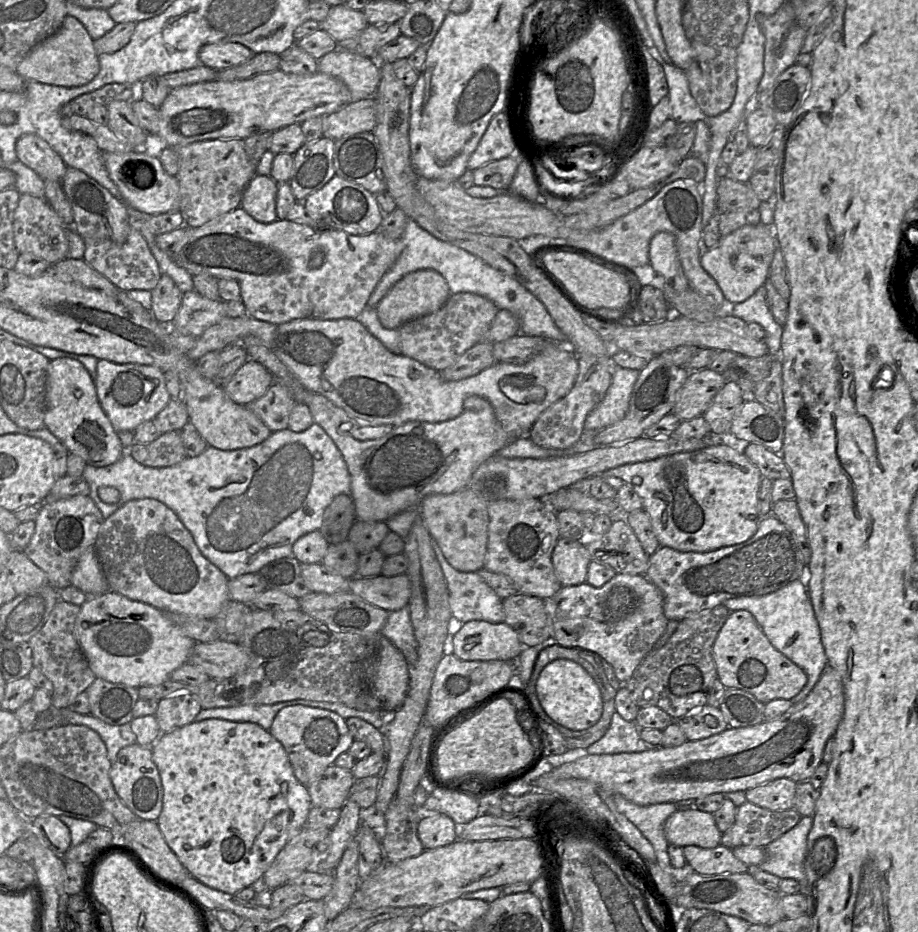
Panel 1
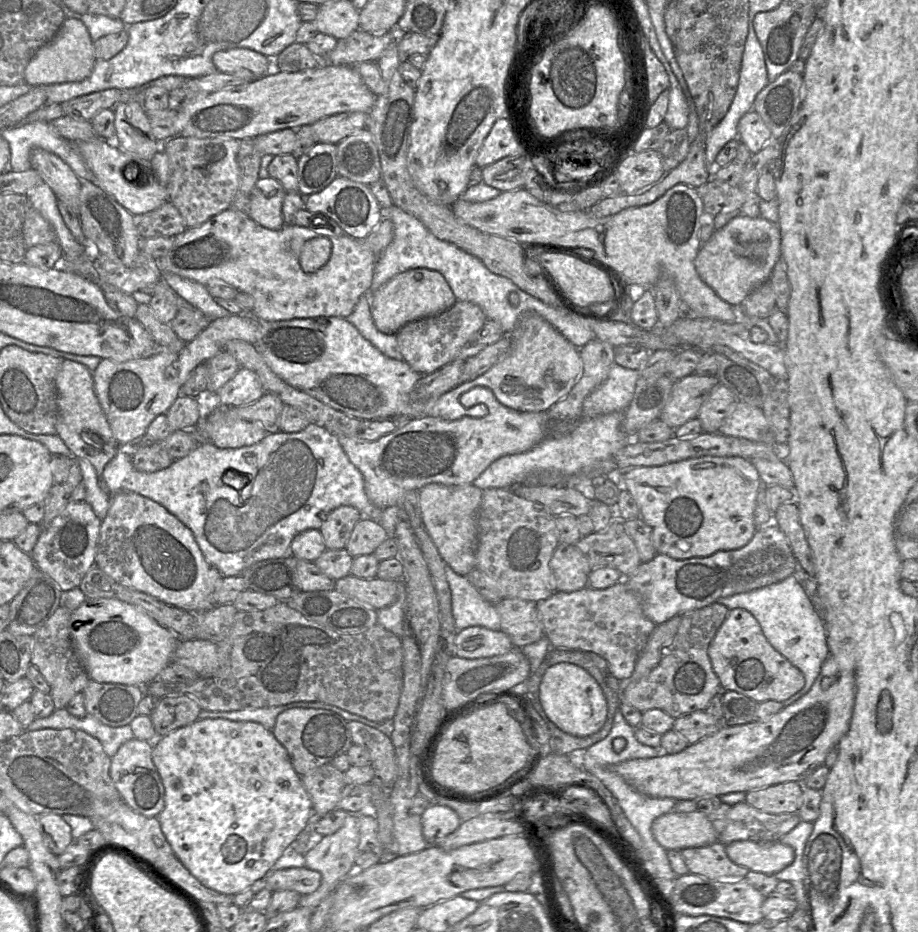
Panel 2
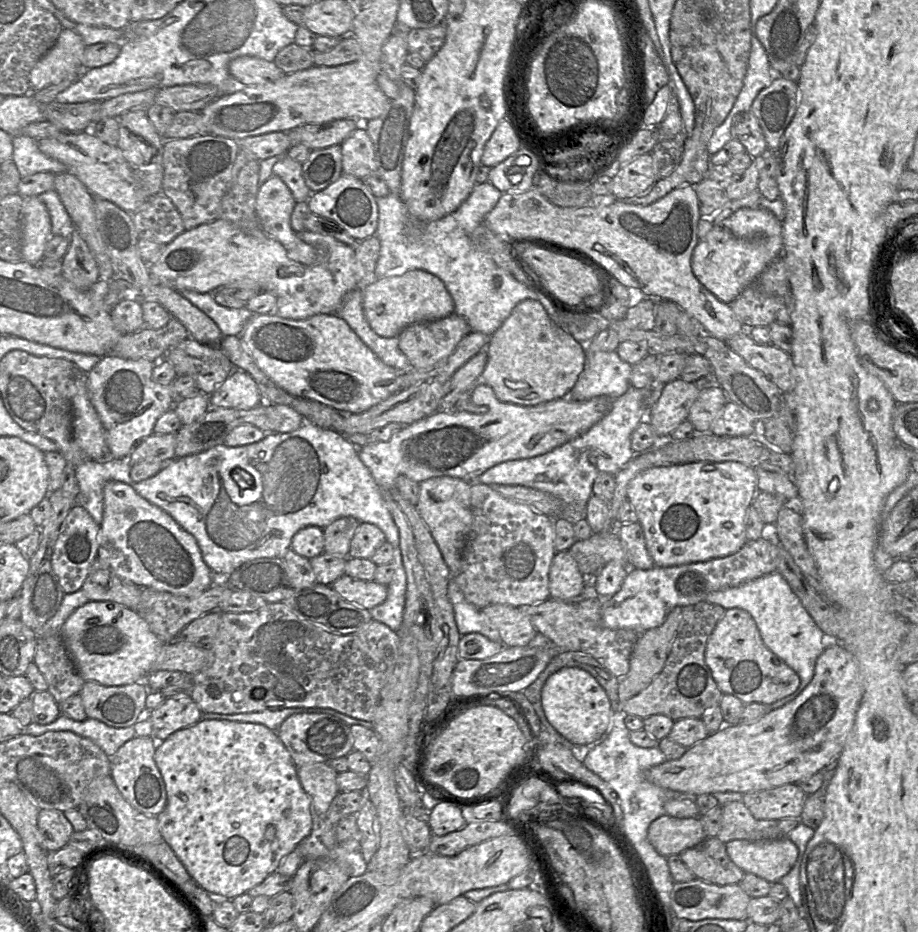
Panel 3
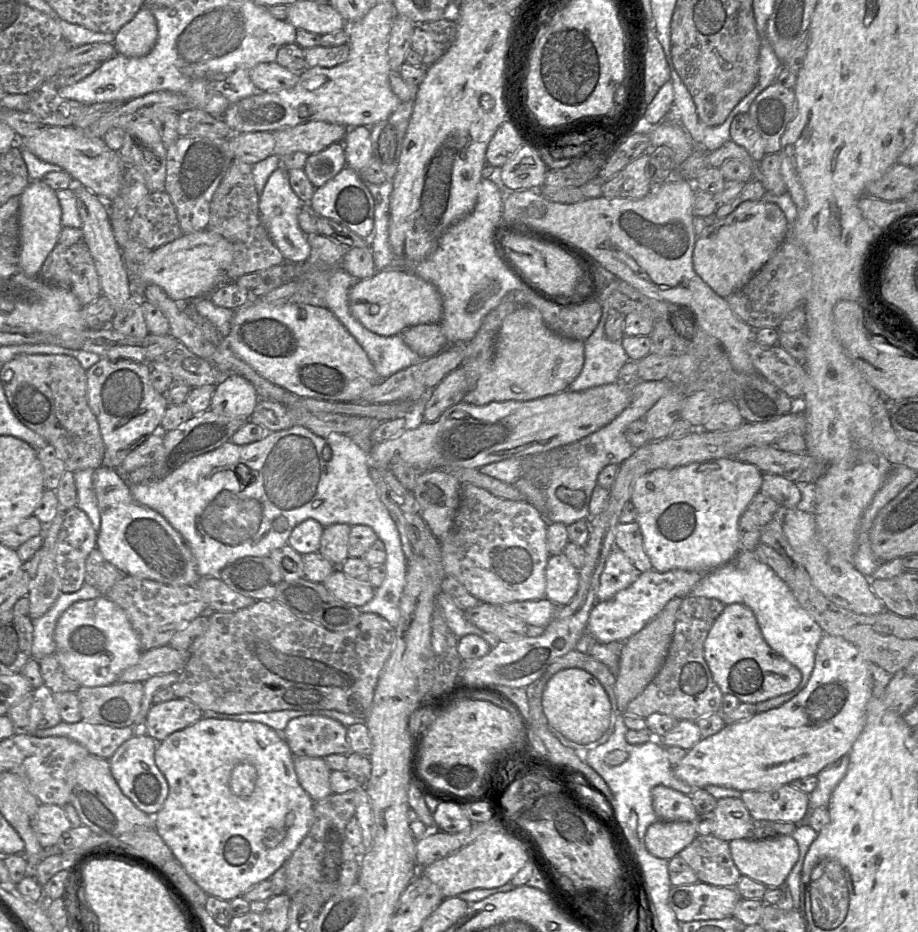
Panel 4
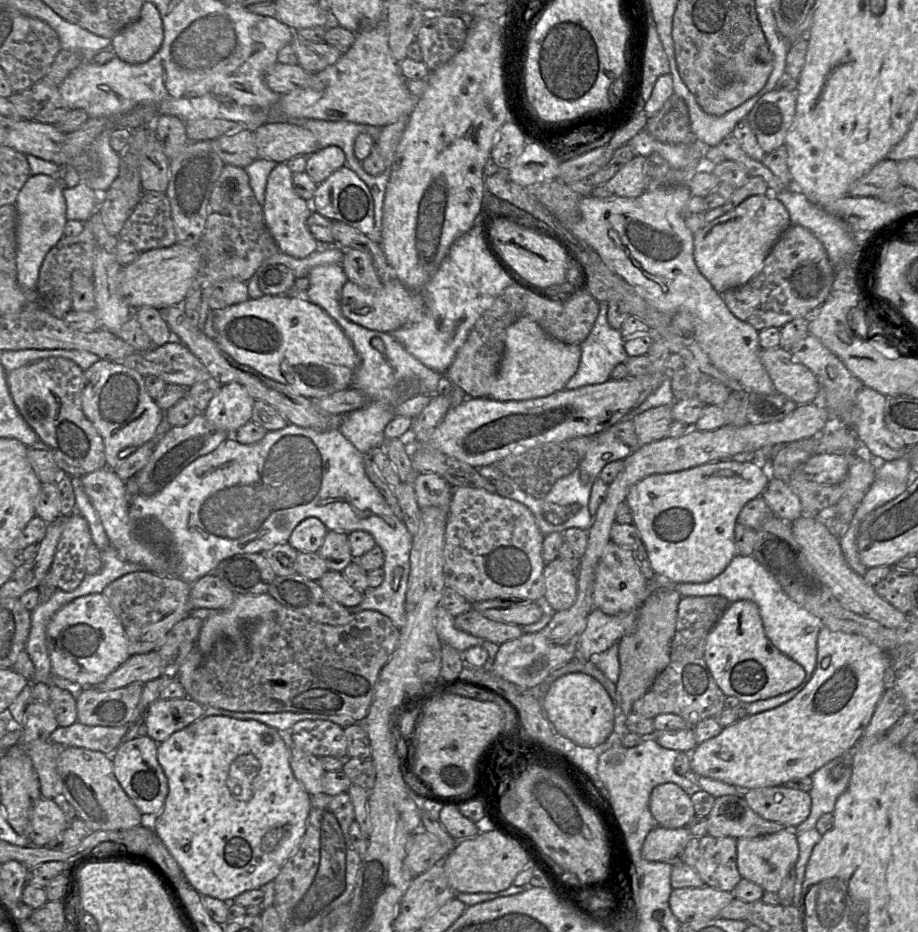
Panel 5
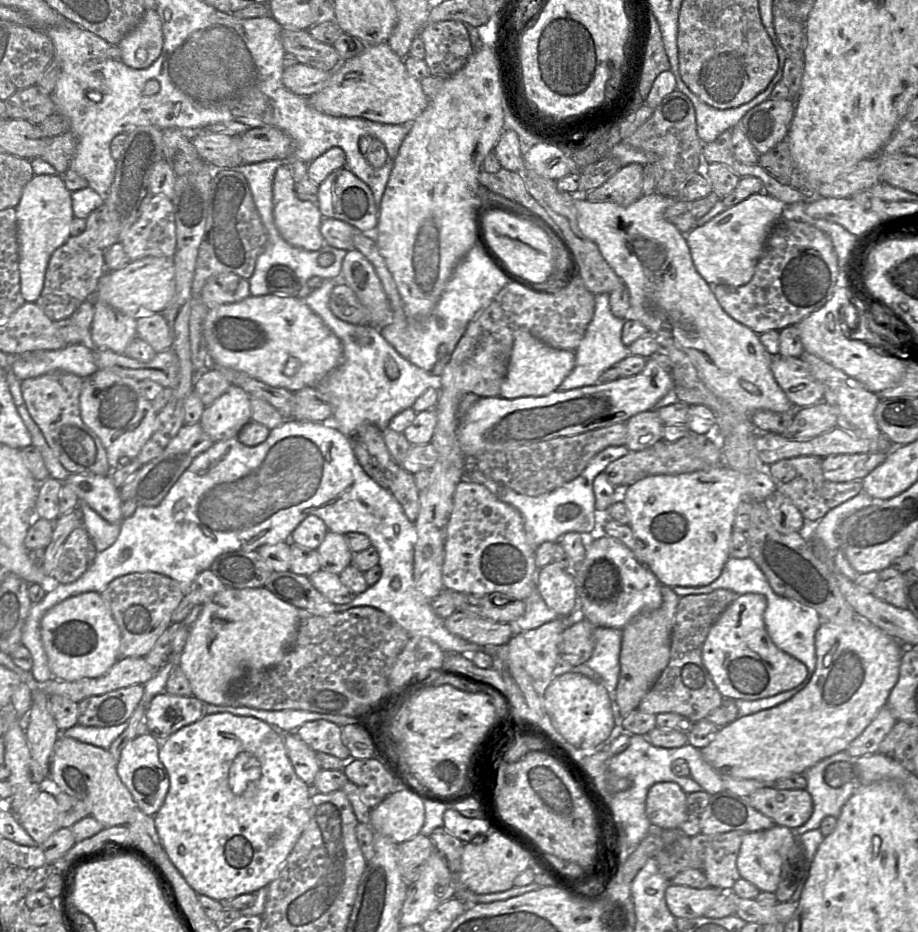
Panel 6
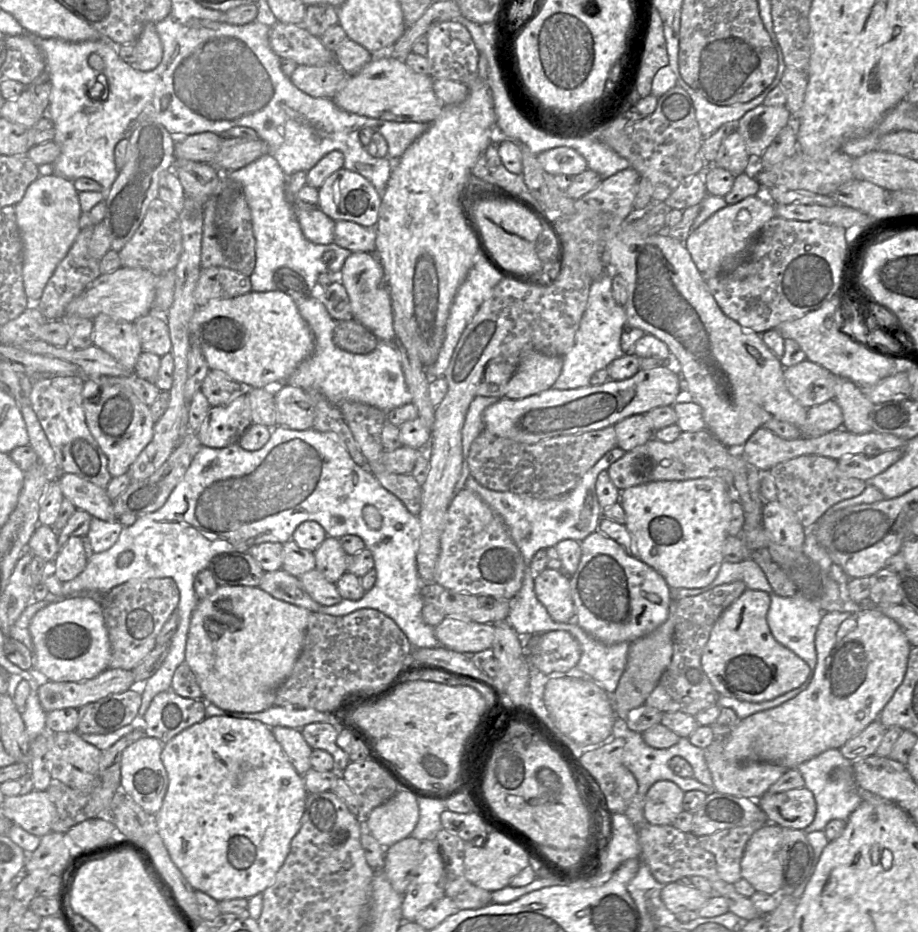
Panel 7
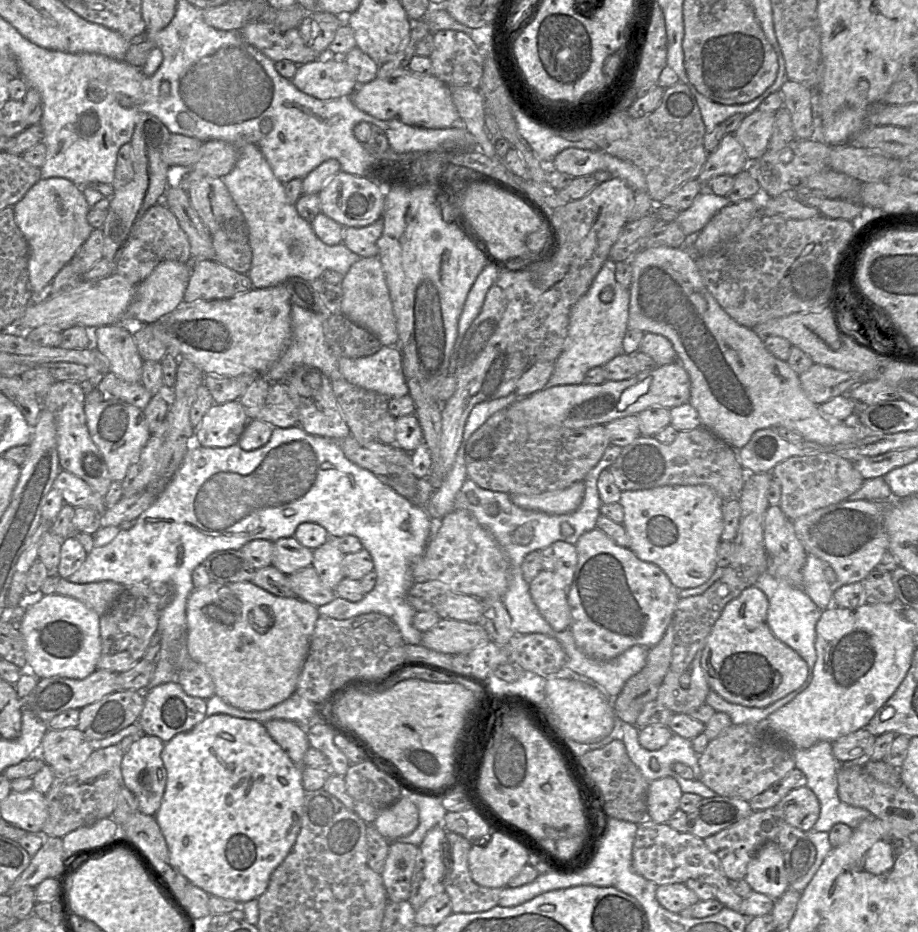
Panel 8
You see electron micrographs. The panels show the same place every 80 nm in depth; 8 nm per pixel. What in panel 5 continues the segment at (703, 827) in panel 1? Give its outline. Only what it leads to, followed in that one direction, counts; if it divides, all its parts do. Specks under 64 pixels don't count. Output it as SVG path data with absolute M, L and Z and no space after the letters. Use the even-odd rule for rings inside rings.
M655 826L646 836L642 857L649 861L672 862L678 859L692 835L686 827L668 829Z

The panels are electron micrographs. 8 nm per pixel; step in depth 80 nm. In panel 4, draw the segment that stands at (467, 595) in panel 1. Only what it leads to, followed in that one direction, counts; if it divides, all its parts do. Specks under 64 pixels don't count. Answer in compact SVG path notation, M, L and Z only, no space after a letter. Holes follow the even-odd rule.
M439 592L437 606L442 612L448 627L458 639L467 634L475 634L483 638L491 648L496 647L501 642L497 636L485 632L470 623L465 617L465 610L460 609L449 594Z

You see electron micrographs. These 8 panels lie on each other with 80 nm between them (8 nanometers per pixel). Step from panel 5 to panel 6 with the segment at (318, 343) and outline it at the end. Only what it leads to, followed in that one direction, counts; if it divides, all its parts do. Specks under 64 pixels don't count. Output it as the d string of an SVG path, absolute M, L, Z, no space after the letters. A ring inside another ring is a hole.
M249 295L239 302L211 308L203 335L210 366L228 367L292 393L315 387L343 357L341 340L303 299L295 296Z

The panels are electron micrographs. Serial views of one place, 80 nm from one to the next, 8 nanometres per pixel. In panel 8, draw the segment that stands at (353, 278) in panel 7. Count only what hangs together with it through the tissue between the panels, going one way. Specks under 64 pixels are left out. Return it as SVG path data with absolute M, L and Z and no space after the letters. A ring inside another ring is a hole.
M362 257L344 275L341 282L341 313L375 335L384 346L397 346L398 332L389 289L378 257Z

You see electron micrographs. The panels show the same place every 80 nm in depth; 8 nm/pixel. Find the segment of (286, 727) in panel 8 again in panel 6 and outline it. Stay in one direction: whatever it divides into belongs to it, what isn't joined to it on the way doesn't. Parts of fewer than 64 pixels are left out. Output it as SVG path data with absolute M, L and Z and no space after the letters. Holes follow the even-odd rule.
M296 732L281 733L287 756L296 775L308 786L312 786L316 774L321 769L316 759L316 752L302 741Z

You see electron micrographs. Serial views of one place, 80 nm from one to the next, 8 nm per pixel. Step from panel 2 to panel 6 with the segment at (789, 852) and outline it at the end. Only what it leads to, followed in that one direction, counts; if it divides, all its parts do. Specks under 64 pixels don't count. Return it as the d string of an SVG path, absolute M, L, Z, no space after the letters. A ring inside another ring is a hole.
M777 824L770 829L745 833L736 862L740 878L751 882L760 891L776 892L782 865L796 838L795 831Z

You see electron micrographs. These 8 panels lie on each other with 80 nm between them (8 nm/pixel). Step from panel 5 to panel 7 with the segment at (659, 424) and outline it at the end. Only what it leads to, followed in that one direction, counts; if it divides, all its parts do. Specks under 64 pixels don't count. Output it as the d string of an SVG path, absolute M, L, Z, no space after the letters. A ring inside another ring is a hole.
M645 414L629 416L613 427L617 436L617 446L625 452L645 444L655 433Z

